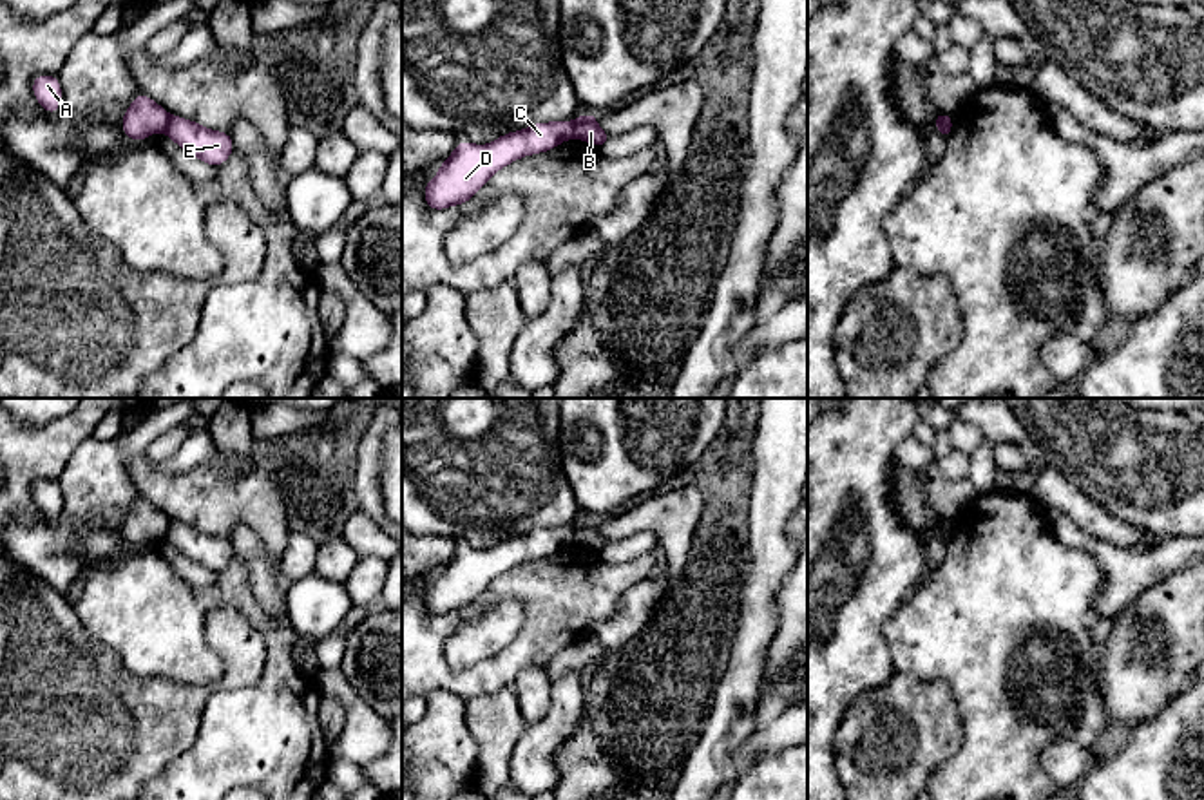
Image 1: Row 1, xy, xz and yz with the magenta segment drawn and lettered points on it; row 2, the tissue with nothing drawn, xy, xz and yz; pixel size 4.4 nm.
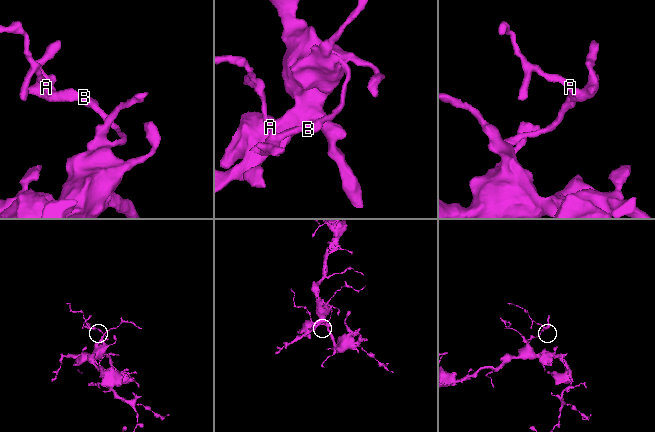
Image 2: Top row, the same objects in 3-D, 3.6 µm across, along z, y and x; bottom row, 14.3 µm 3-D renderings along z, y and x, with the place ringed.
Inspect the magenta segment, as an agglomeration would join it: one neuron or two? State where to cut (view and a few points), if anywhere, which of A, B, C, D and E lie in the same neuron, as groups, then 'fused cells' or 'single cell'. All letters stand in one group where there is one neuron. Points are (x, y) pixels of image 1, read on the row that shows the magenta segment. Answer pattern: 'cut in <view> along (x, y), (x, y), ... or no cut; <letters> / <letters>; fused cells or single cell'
cut in xy along (171, 116), (163, 131); A C D / B E; fused cells

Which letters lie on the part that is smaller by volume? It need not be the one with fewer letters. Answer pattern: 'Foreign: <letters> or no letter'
Foreign: A, C, D

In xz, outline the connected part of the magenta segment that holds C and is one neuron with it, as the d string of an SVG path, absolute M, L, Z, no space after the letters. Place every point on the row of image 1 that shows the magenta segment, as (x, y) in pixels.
M576 121L534 123L523 130L500 136L489 145L471 145L465 138L453 154L440 163L440 172L424 186L431 210L460 206L509 163L556 148L574 138Z

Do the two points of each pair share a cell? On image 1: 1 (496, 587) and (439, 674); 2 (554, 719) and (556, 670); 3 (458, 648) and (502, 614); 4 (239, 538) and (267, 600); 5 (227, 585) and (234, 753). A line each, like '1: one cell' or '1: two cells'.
1: one cell
2: two cells
3: one cell
4: one cell
5: one cell

